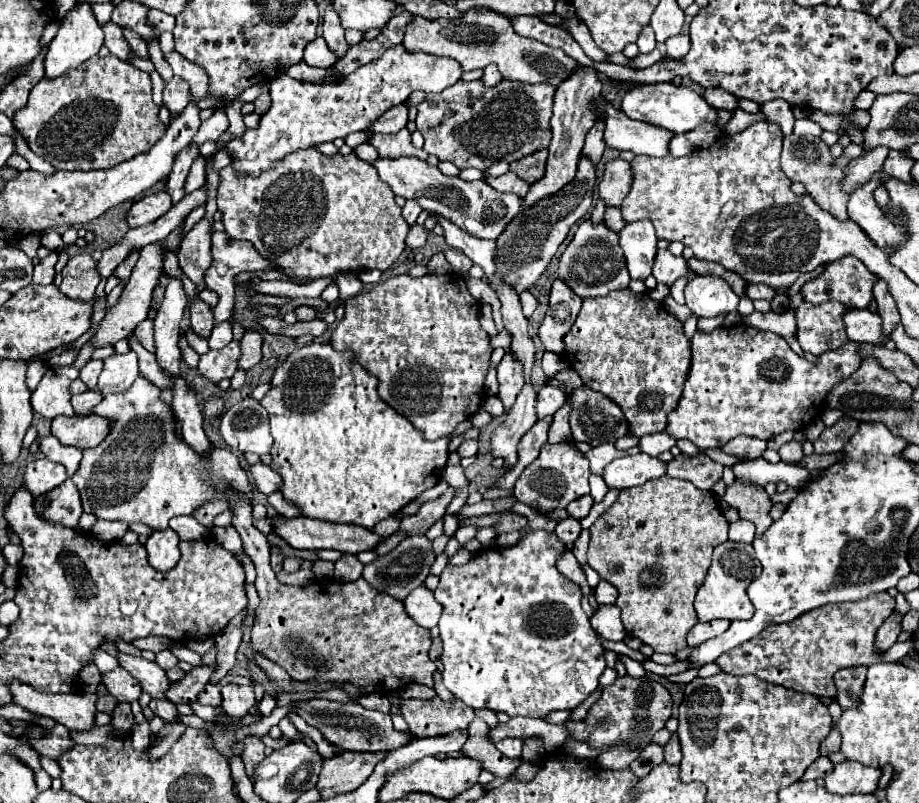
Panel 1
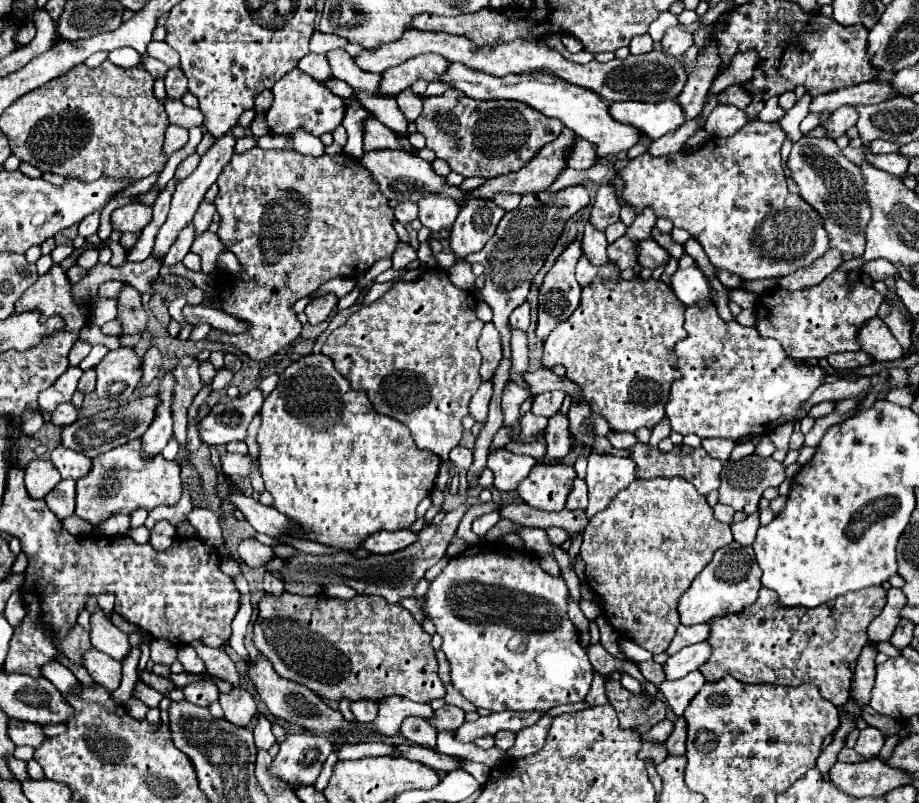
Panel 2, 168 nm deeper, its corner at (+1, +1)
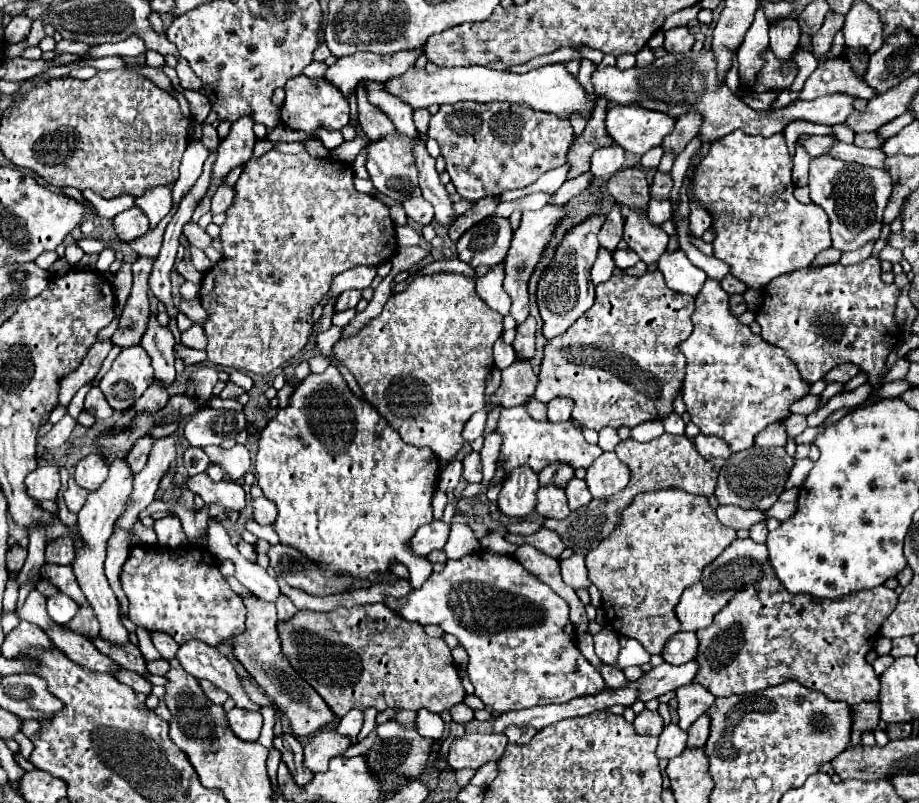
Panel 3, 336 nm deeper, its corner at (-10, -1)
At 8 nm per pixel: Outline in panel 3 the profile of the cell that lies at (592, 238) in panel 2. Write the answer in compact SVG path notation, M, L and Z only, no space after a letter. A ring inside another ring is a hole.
M600 250L598 260L596 260L596 266L592 268L592 282L594 284L600 284L600 282L608 280L612 276L612 270L614 270L612 254L608 254L606 250Z

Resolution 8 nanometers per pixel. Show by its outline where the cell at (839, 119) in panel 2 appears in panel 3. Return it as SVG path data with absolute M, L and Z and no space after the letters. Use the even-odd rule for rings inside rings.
M810 136L810 138L802 140L800 144L802 144L802 148L804 148L812 158L816 158L816 156L824 154L826 150L830 150L834 142L838 142L838 140L836 140L836 138L830 138L830 136Z

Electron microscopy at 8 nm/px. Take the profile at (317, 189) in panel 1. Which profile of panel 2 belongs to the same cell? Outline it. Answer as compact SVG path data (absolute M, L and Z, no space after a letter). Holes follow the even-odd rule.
M251 148L243 154L231 156L229 164L217 178L217 186L219 194L215 198L215 206L221 214L217 236L225 242L227 250L235 252L243 266L241 276L235 278L235 286L231 286L233 296L225 298L223 310L247 322L251 328L249 332L237 336L223 334L213 328L209 340L233 344L239 348L239 352L253 360L273 356L301 336L303 326L291 310L293 302L309 296L329 278L343 276L359 280L377 260L389 258L397 250L399 236L393 226L395 214L387 196L381 194L379 184L373 182L369 170L347 154L323 154L313 158L295 150Z

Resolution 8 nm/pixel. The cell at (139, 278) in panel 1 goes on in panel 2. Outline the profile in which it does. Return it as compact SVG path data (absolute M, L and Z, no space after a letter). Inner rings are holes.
M229 132L229 134L225 134L225 136L221 136L221 140L217 140L217 142L209 148L209 152L207 152L205 156L201 156L201 162L199 162L197 170L195 170L191 176L187 176L185 180L181 180L181 182L177 184L177 190L175 190L173 200L171 200L169 216L167 216L165 224L161 226L161 230L159 230L157 238L155 238L155 246L153 246L151 258L155 258L155 260L163 260L163 258L165 258L165 254L169 252L169 248L173 246L173 242L177 240L179 232L191 224L193 214L197 212L197 208L199 208L199 204L201 204L201 200L203 200L205 192L207 192L207 190L209 190L209 186L217 180L217 176L219 176L219 172L223 170L223 166L231 160L231 156L233 156L233 146L235 146L235 138L231 136L231 132Z

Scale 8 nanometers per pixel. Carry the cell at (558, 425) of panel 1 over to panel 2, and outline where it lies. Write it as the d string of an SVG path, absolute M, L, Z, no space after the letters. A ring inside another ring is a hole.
M557 412L555 416L549 418L547 430L545 430L545 442L547 442L547 460L545 462L555 462L571 450L569 420L563 412Z

